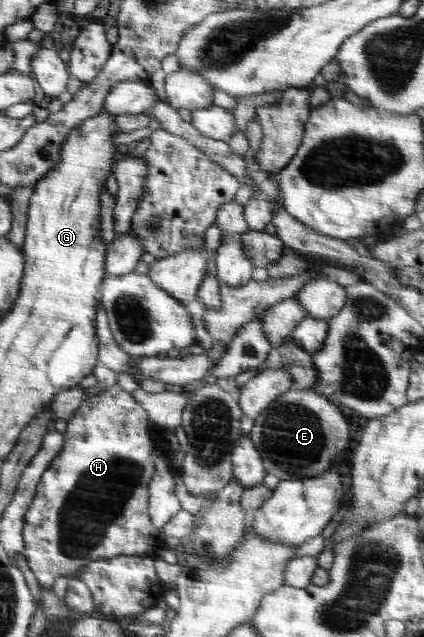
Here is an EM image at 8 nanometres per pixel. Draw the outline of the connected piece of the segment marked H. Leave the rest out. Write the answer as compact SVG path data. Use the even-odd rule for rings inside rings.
M117 382L109 389L100 392L93 392L76 410L75 413L67 421L67 431L64 434L63 450L59 456L52 462L47 471L41 476L41 481L36 490L35 498L24 515L24 526L22 536L24 541L24 556L29 564L29 568L37 577L37 581L41 588L53 589L53 583L57 578L76 576L89 563L98 561L99 559L110 559L123 555L137 556L155 556L161 553L165 545L168 545L168 539L159 528L153 527L148 512L148 486L151 476L154 475L155 469L151 458L154 447L150 443L149 415L145 409L131 397L127 391L117 384Z

